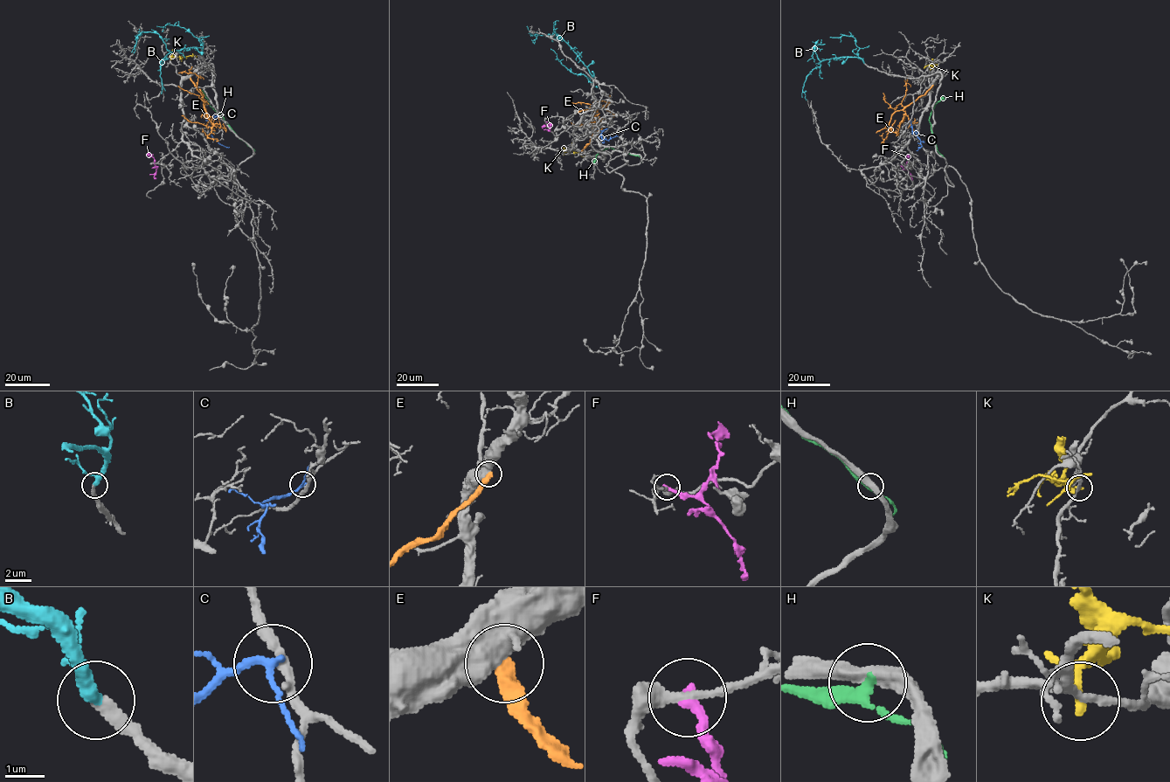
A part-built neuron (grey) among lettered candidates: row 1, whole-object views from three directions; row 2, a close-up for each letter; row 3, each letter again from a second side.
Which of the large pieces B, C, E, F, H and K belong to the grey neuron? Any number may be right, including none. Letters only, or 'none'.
B

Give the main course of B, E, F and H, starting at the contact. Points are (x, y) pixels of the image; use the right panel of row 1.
B: (864, 63), (855, 57), (820, 60), (814, 50), (816, 43), (813, 57), (807, 61)
E: (933, 85), (910, 104), (893, 114), (889, 130), (896, 121)
F: (899, 165), (906, 168), (912, 179)
H: (936, 149), (929, 119), (934, 106), (944, 98)

